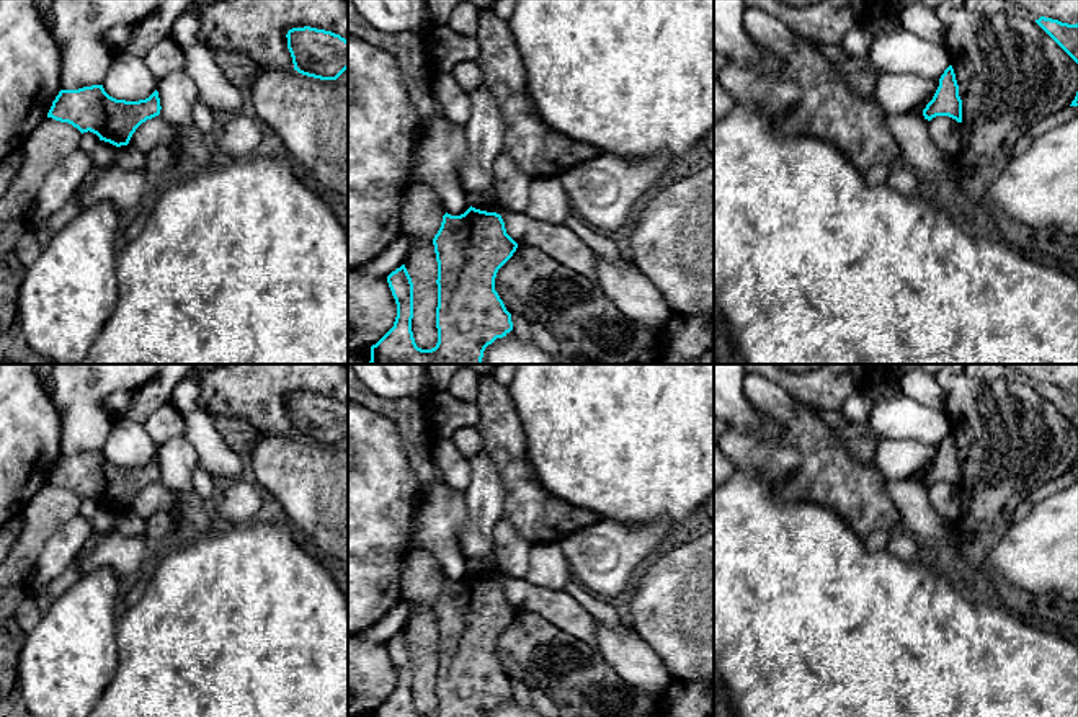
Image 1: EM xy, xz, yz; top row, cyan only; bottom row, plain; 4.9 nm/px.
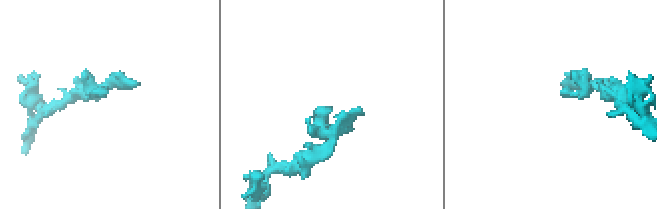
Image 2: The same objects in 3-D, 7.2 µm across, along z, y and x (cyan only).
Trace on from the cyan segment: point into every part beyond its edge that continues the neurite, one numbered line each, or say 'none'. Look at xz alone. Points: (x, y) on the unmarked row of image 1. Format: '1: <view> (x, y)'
none

